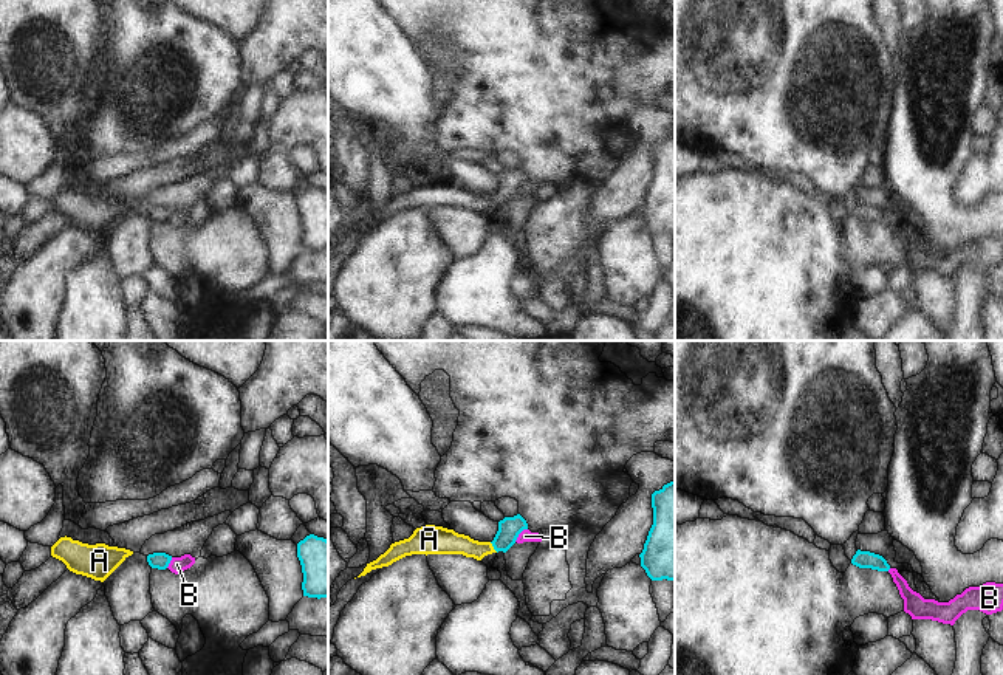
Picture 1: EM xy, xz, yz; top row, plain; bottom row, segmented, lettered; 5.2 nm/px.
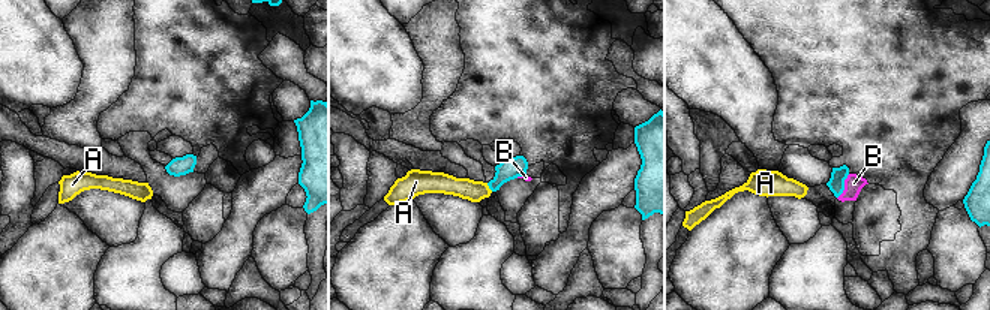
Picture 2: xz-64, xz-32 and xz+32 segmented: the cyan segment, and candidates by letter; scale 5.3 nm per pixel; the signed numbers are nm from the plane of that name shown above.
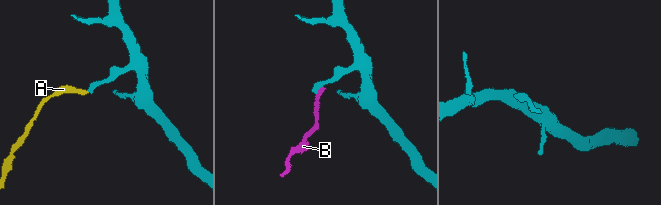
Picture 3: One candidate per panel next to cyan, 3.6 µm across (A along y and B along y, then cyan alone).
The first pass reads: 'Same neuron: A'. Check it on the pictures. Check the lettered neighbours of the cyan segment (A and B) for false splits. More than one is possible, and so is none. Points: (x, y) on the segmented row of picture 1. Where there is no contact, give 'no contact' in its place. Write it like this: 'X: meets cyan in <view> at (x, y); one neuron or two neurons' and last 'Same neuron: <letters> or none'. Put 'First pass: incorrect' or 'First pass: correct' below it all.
A: meets cyan in xz at (492, 545); one neuron
B: meets cyan in xz at (519, 533); two neurons
Same neuron: A
First pass: correct

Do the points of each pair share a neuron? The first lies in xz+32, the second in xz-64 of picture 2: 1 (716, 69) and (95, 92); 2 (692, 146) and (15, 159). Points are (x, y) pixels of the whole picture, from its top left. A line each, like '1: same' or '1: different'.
1: different
2: same

